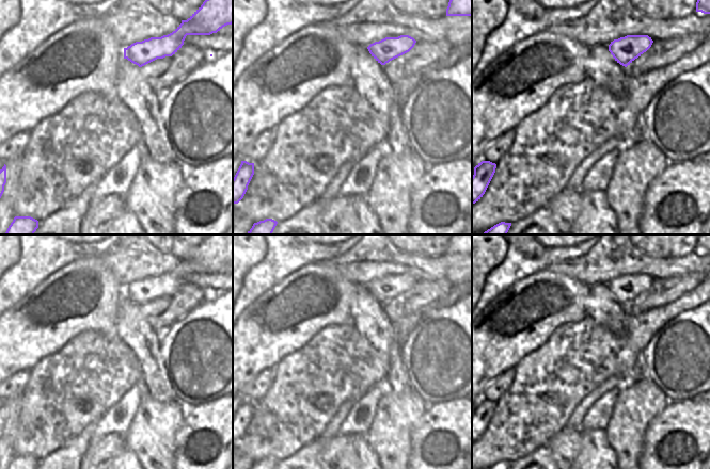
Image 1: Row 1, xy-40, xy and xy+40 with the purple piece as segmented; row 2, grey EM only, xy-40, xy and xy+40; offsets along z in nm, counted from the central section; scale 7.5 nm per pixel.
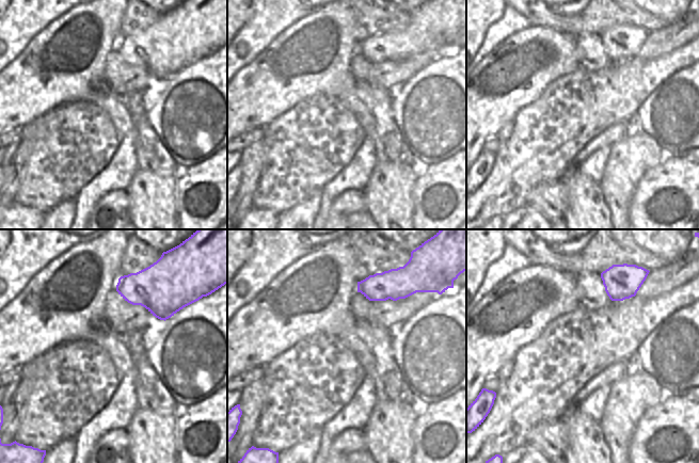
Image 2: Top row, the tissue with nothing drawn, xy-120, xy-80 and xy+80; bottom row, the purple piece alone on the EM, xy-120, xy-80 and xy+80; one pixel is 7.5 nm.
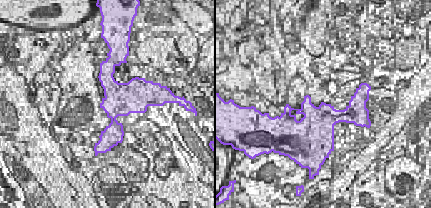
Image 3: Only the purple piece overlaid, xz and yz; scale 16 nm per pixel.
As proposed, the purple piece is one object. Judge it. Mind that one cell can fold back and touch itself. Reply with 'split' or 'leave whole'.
leave whole

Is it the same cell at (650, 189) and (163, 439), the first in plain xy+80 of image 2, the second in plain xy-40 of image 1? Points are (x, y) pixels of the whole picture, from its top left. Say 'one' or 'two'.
two

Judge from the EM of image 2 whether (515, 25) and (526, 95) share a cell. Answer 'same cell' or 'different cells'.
different cells

